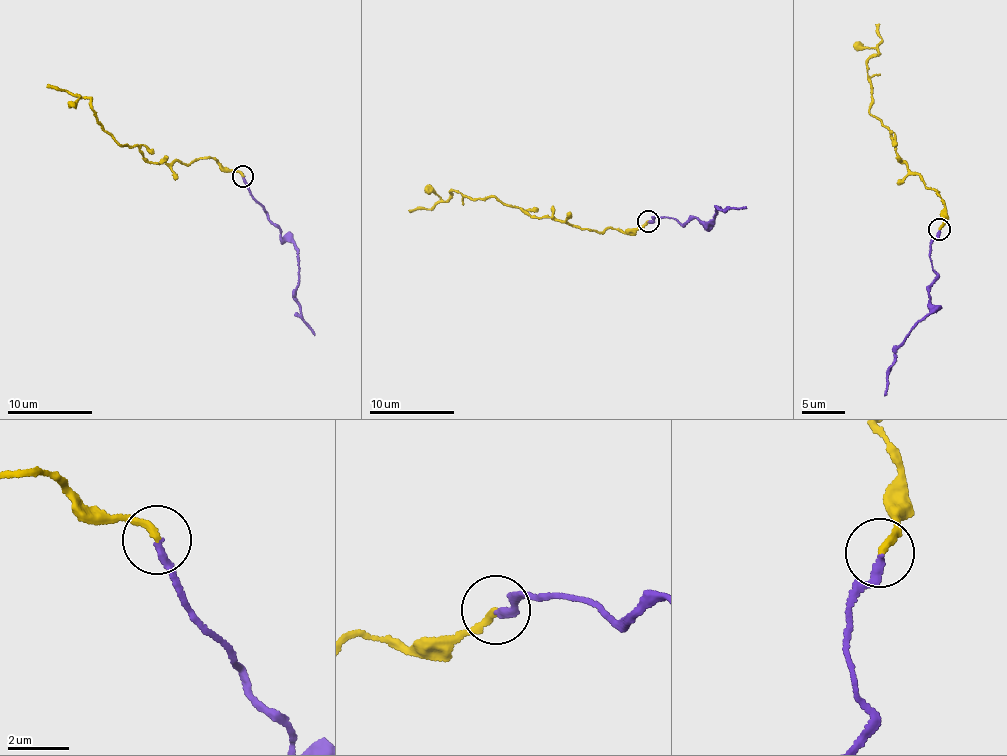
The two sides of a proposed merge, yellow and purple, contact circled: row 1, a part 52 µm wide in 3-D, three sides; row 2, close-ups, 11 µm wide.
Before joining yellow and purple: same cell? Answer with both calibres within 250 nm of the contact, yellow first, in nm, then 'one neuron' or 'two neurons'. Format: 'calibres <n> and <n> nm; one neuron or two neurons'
calibres 220 and 240 nm; two neurons

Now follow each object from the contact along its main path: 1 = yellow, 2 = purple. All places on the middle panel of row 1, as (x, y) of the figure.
1: (647, 221), (628, 232), (596, 232), (503, 205), (492, 195), (473, 199), (455, 189), (429, 209), (409, 212)
2: (648, 222), (661, 218), (683, 224), (694, 217), (705, 222), (718, 207), (722, 212), (746, 208)

